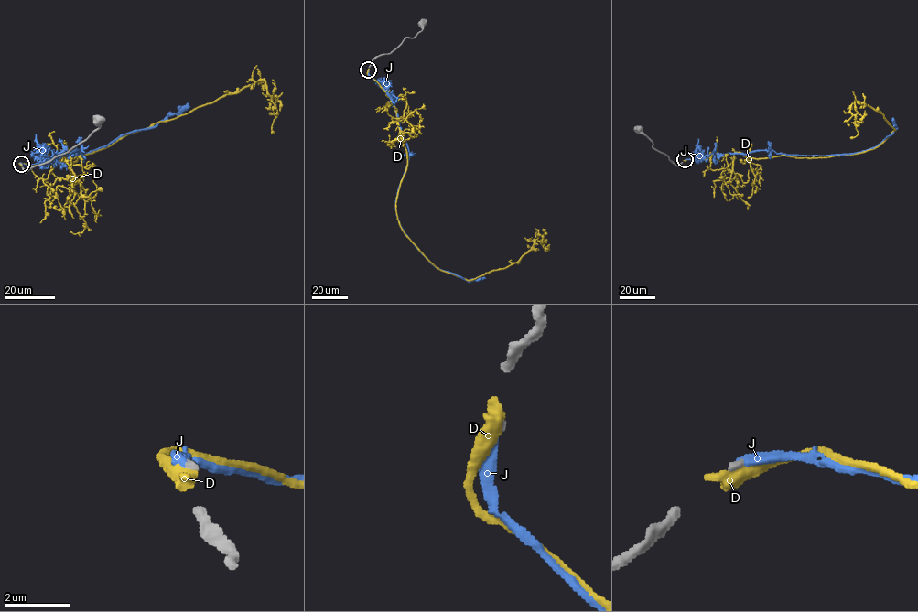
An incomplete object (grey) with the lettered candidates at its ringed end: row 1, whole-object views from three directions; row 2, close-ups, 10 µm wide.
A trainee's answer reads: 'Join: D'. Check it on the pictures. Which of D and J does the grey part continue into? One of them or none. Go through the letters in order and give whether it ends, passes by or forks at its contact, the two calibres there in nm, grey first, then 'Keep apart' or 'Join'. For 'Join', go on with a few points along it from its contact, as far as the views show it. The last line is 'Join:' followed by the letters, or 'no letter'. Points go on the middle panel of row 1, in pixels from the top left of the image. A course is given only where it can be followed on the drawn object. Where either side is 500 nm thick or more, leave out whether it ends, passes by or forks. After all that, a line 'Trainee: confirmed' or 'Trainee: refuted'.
D: Thickness 170 nm (grey) against 600 nm. Keep apart
J: It ends there. Thickness 170 nm (grey) against 320 nm. Join. Its course: (368, 70), (391, 99), (408, 153), (407, 166), (395, 202), (401, 229), (437, 268), (468, 280), (485, 278)
Join: J
Trainee: refuted

